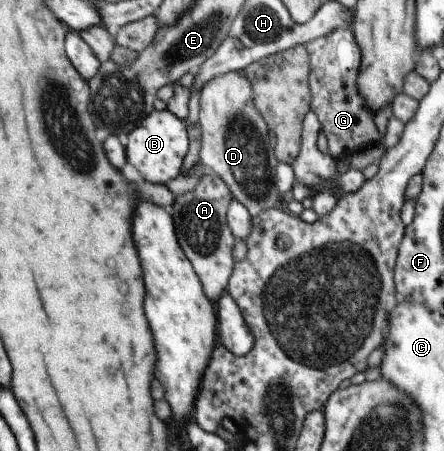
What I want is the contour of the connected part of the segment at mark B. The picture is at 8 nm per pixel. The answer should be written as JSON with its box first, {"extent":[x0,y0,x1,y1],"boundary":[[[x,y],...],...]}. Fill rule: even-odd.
{"extent":[126,108,190,185],"boundary":[[[167,108],[161,111],[154,109],[133,131],[128,133],[126,157],[143,179],[166,185],[168,181],[182,173],[189,149],[190,136],[187,120],[179,119]]]}

